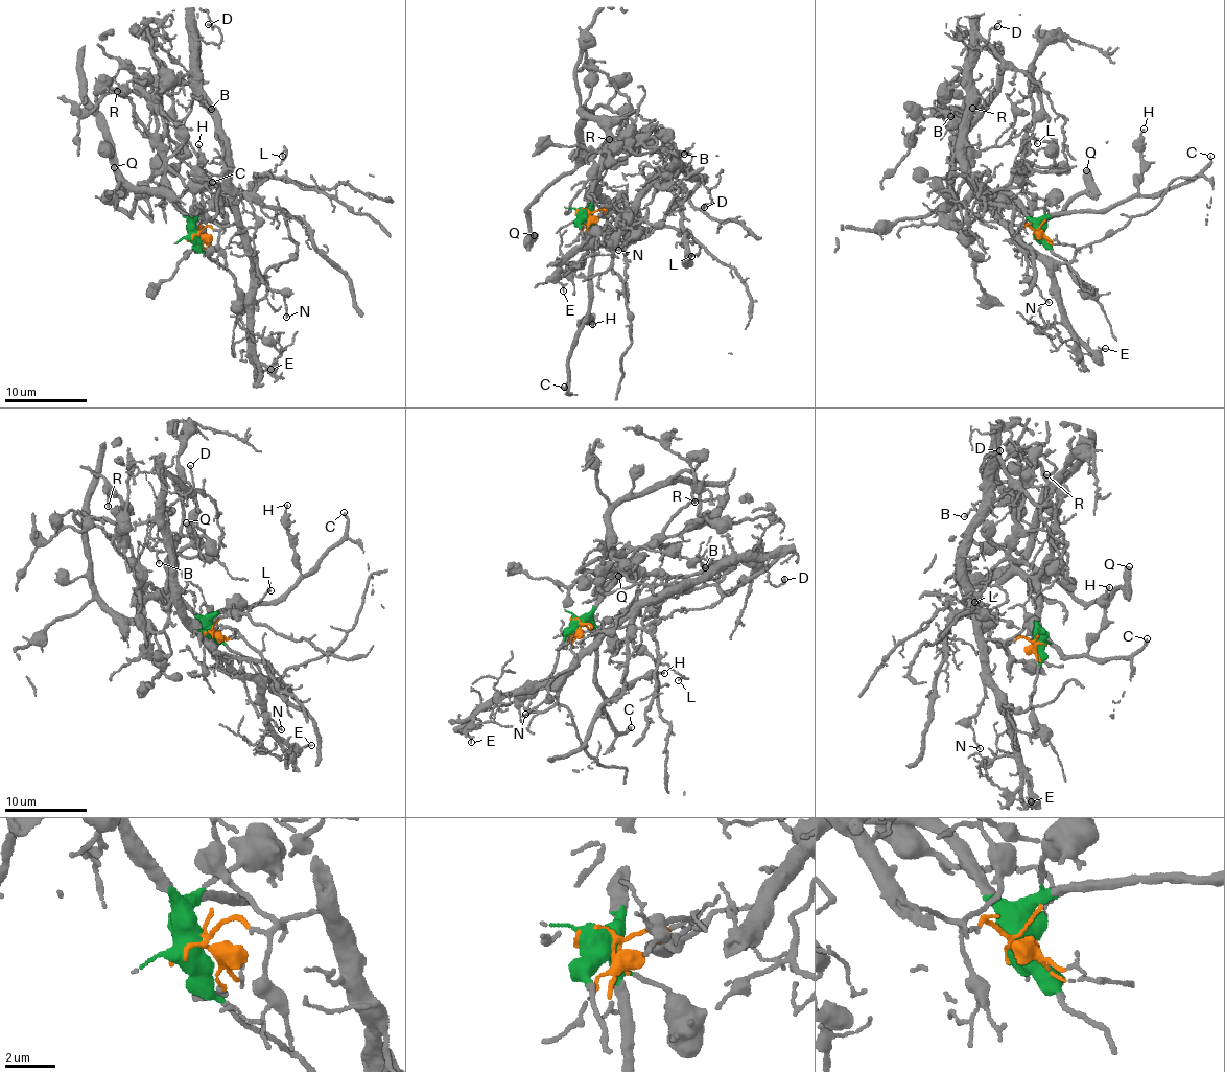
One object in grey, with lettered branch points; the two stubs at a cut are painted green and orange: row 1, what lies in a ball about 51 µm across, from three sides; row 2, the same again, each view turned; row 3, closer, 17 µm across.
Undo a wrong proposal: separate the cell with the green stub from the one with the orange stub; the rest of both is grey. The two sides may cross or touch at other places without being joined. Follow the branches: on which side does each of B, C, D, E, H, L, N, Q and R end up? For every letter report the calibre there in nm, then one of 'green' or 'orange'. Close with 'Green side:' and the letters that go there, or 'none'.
B: 140 nm | orange
C: 200 nm | green
D: 130 nm | orange
E: 140 nm | orange
H: 120 nm | green
L: 80 nm | orange
N: 110 nm | orange
Q: 550 nm | green
R: 160 nm | green
Green side: C, H, Q, R

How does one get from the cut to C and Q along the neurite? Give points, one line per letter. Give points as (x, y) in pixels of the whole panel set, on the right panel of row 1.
C: (1037, 232), (1051, 216), (1111, 208), (1135, 196), (1158, 196), (1187, 182), (1204, 168), (1210, 155)
Q: (1037, 232), (1010, 195), (991, 191), (1002, 192), (1033, 218), (1046, 219), (1087, 187), (1085, 170)

